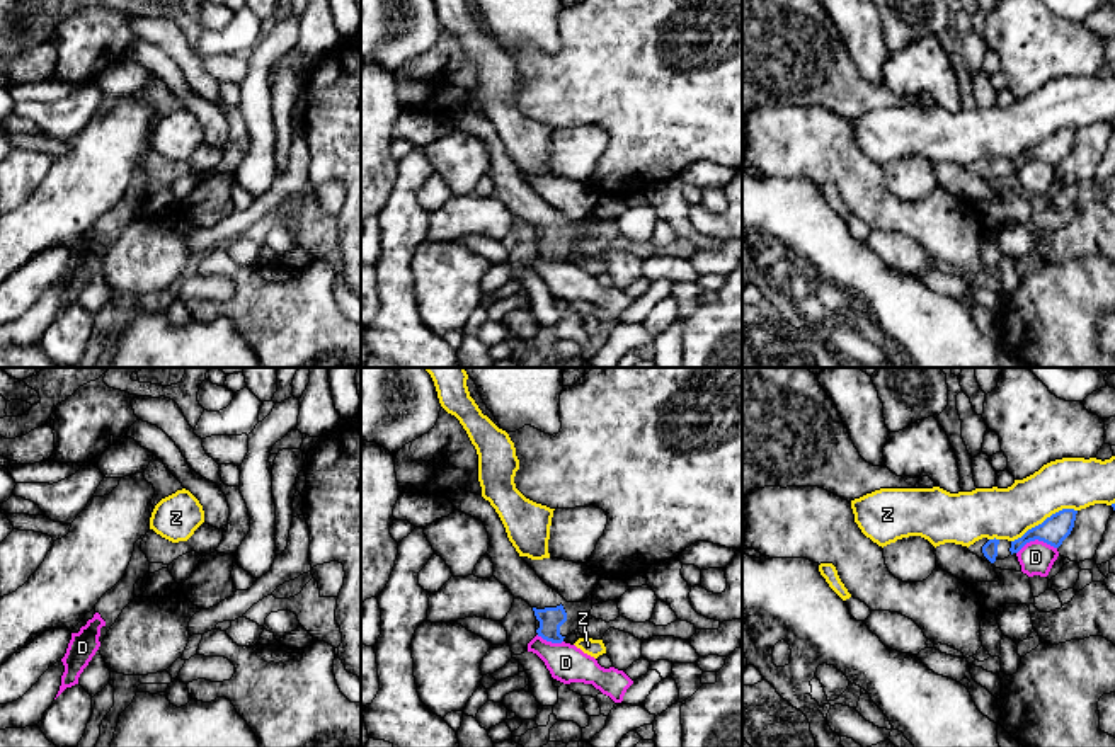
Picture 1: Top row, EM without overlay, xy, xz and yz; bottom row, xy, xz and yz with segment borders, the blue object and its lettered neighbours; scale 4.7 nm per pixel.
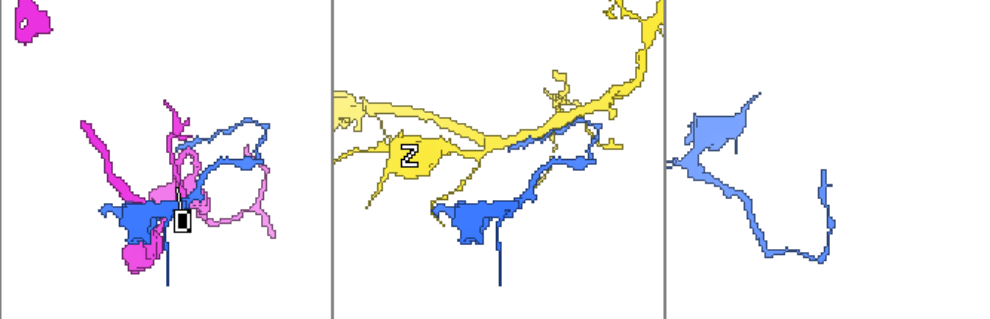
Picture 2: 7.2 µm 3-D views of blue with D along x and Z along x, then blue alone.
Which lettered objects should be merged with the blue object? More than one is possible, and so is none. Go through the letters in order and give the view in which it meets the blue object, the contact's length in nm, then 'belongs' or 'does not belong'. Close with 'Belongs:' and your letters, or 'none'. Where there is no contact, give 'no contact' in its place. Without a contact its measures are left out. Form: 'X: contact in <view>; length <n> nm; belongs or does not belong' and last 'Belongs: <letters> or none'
D: contact in yz; length 190 nm; does not belong
Z: contact in yz; length 340 nm; does not belong
Belongs: none

